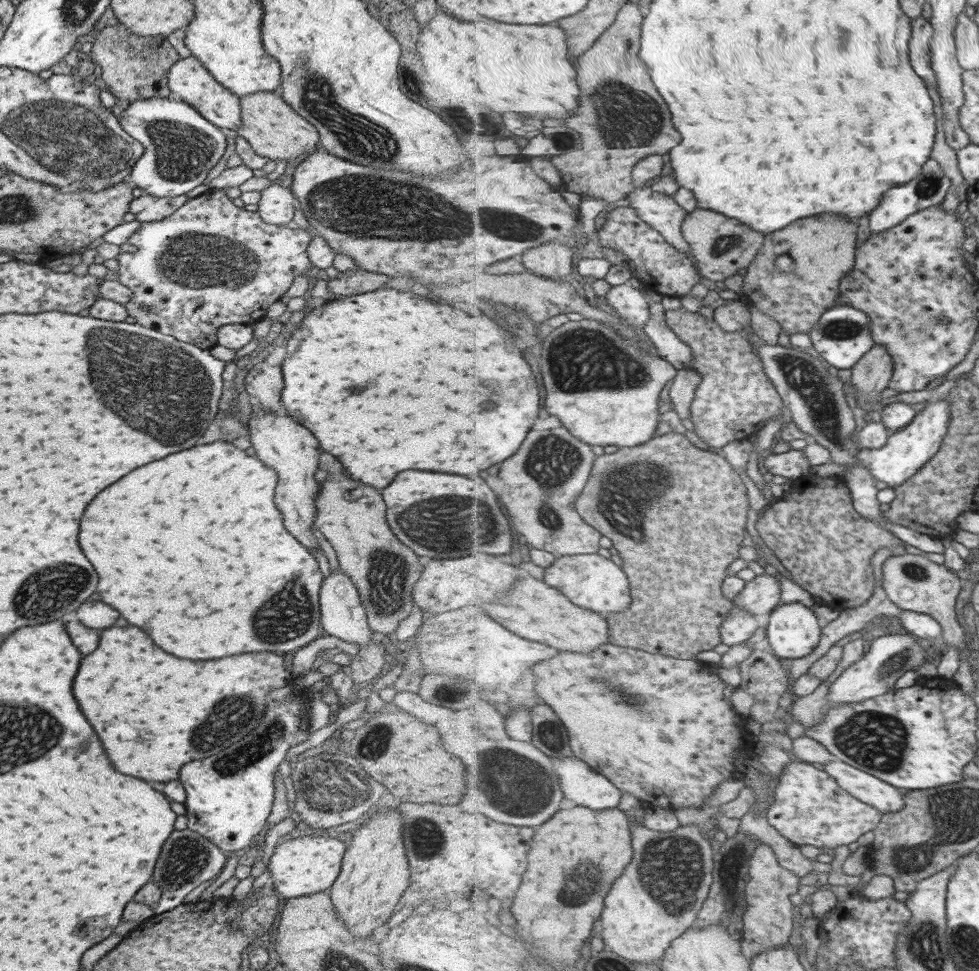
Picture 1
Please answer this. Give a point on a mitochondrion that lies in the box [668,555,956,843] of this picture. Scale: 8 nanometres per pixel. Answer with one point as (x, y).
(860, 738)

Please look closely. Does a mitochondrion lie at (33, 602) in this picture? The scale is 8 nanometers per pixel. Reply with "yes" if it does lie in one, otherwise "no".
yes

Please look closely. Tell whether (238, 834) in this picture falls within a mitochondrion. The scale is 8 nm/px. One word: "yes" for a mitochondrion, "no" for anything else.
no

